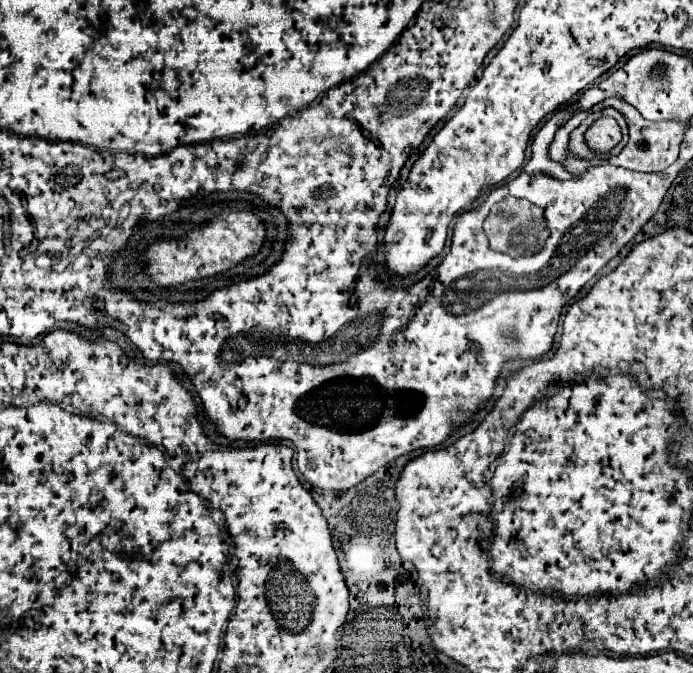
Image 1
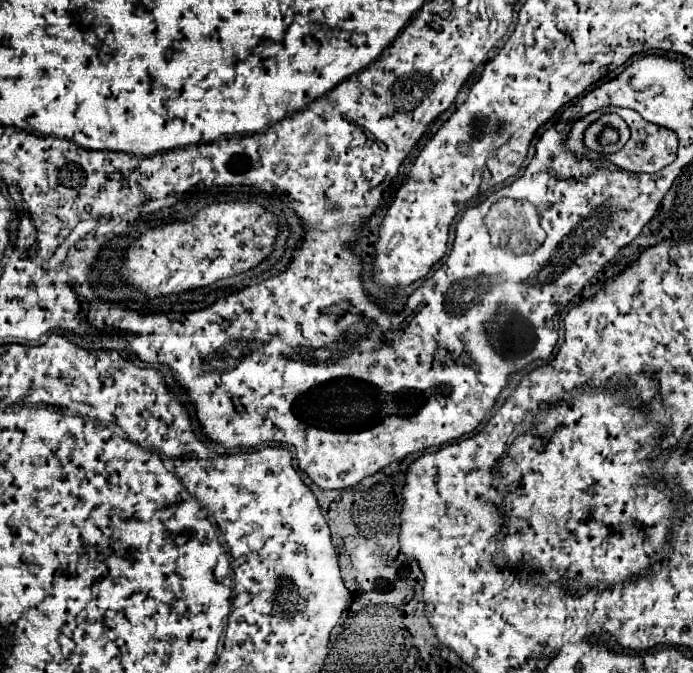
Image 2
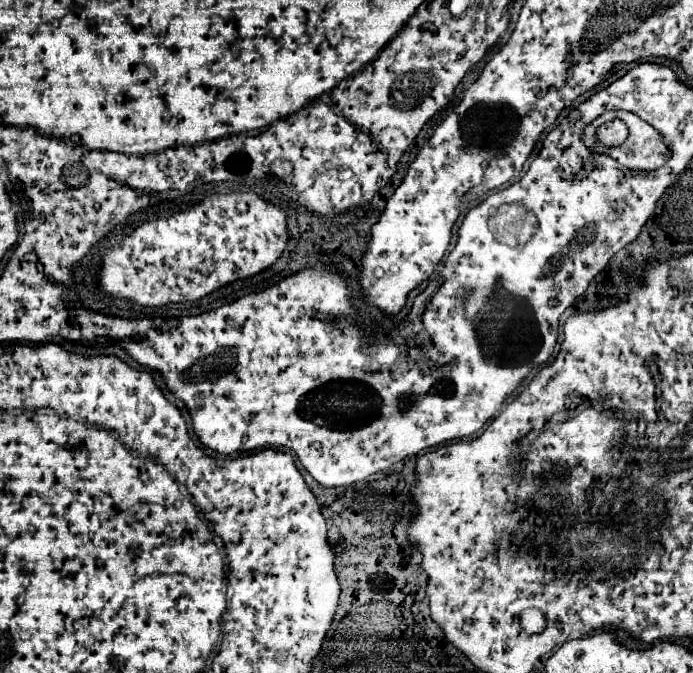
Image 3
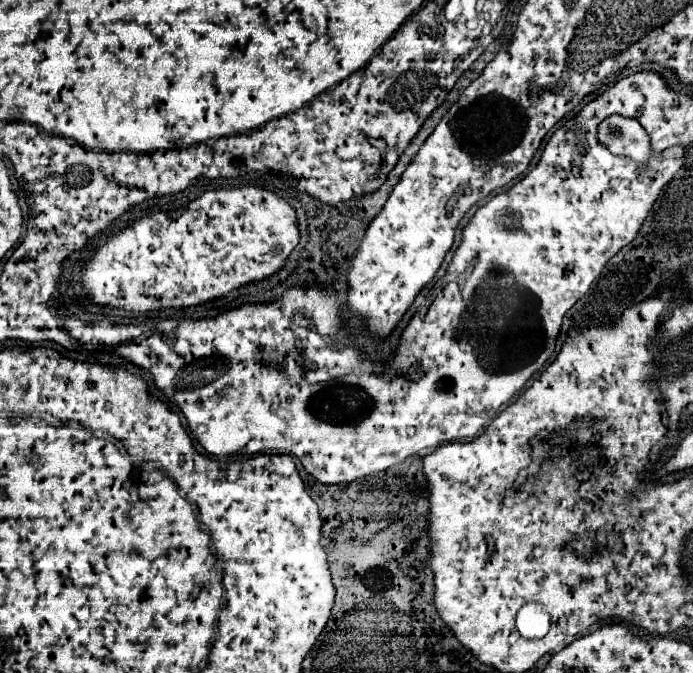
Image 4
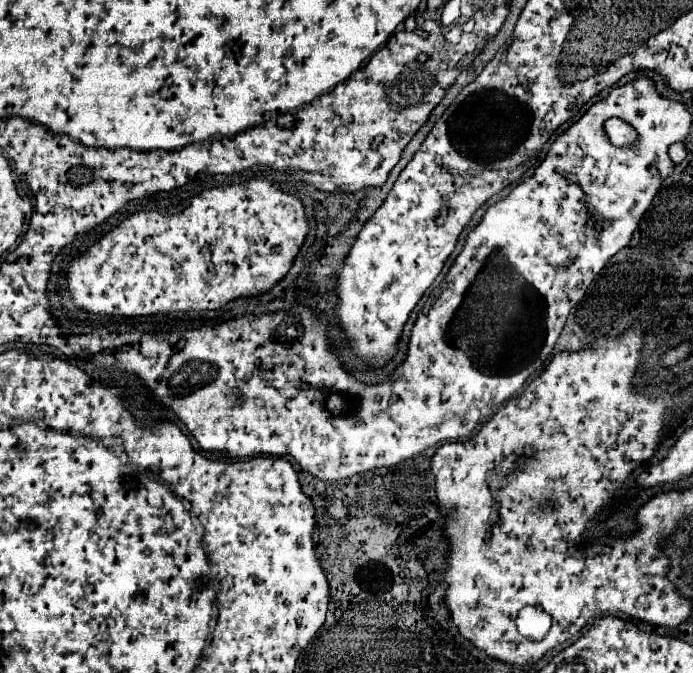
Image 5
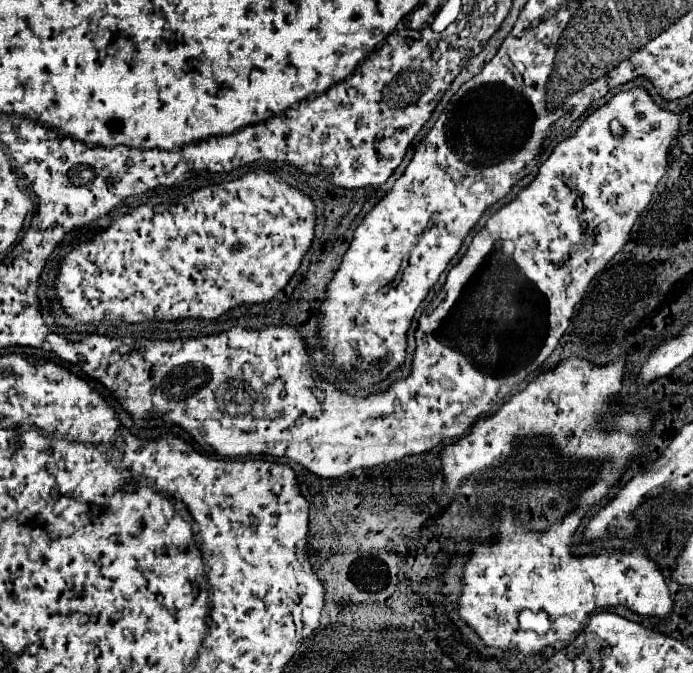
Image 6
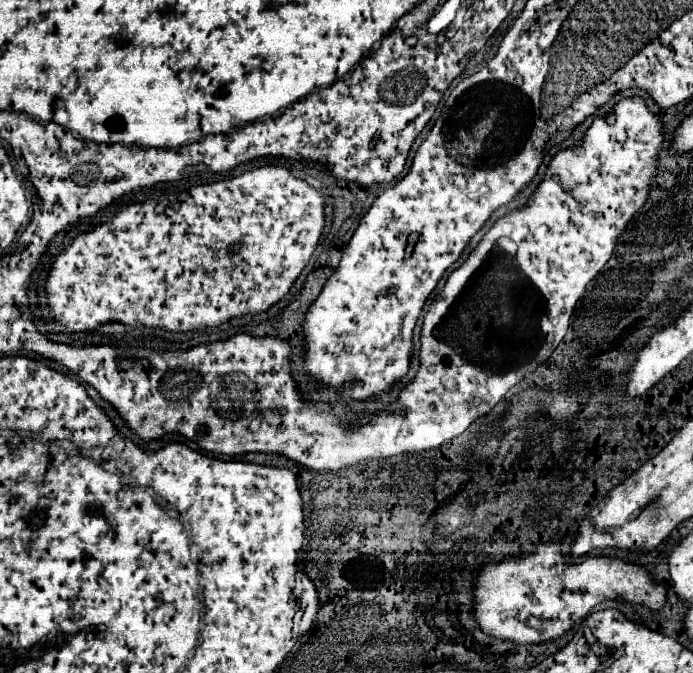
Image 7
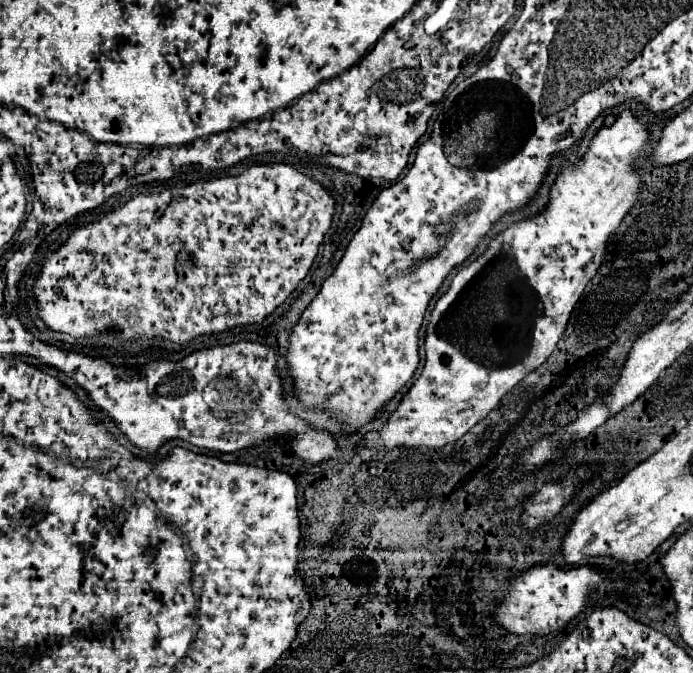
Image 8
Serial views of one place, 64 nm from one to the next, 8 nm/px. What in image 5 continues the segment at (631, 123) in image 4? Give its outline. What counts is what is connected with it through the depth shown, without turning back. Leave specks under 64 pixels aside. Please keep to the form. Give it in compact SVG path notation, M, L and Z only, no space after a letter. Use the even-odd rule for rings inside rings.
M620 118L606 120L604 132L606 132L610 144L616 148L636 148L636 144L638 144L636 128L624 124L624 120L620 120Z

